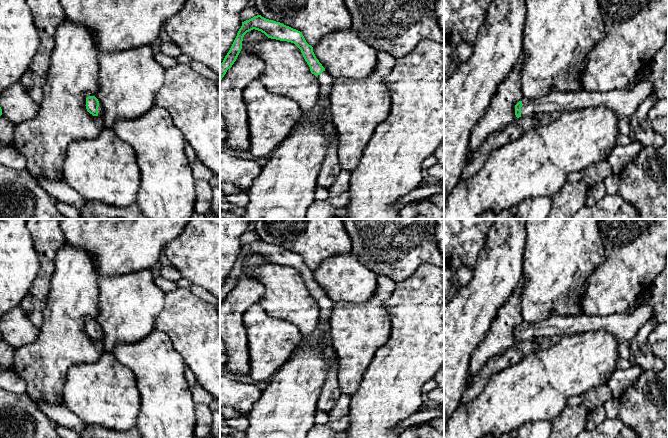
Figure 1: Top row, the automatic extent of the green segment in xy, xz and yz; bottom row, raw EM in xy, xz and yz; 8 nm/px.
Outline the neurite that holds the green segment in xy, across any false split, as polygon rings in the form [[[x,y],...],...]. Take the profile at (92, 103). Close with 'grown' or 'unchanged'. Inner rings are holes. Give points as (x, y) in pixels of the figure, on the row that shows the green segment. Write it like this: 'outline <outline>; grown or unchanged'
outline [[[89,96],[86,98],[86,109],[93,116],[102,117],[103,115],[102,104],[95,96]]]; grown

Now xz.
outline [[[257,15],[242,22],[242,26],[239,29],[229,52],[220,64],[220,81],[227,70],[230,69],[236,61],[242,49],[244,35],[253,29],[261,31],[268,38],[294,43],[301,50],[305,61],[310,67],[311,73],[318,79],[320,85],[318,100],[321,105],[320,116],[325,128],[325,136],[328,140],[328,151],[321,164],[317,186],[328,189],[335,182],[338,174],[342,170],[338,161],[338,133],[329,108],[329,94],[334,78],[325,71],[325,68],[316,58],[313,47],[306,42],[300,31],[280,22]]]; grown

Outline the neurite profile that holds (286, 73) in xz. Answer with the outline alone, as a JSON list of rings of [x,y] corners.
[[[267,38],[246,46],[246,50],[259,57],[265,67],[258,80],[272,94],[294,101],[300,108],[302,116],[310,115],[312,107],[319,100],[320,85],[317,77],[311,73],[301,50],[291,42]]]

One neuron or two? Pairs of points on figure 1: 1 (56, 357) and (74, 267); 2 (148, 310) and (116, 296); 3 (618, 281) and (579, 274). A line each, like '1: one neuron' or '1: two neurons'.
1: one neuron
2: one neuron
3: two neurons

